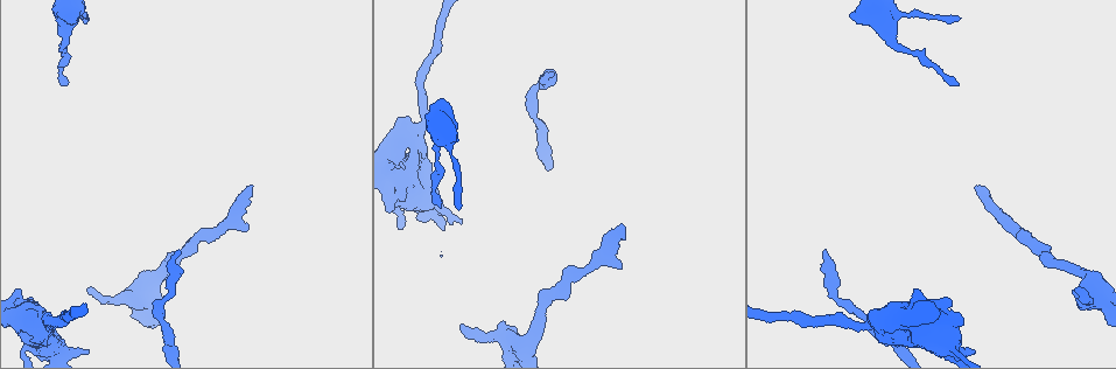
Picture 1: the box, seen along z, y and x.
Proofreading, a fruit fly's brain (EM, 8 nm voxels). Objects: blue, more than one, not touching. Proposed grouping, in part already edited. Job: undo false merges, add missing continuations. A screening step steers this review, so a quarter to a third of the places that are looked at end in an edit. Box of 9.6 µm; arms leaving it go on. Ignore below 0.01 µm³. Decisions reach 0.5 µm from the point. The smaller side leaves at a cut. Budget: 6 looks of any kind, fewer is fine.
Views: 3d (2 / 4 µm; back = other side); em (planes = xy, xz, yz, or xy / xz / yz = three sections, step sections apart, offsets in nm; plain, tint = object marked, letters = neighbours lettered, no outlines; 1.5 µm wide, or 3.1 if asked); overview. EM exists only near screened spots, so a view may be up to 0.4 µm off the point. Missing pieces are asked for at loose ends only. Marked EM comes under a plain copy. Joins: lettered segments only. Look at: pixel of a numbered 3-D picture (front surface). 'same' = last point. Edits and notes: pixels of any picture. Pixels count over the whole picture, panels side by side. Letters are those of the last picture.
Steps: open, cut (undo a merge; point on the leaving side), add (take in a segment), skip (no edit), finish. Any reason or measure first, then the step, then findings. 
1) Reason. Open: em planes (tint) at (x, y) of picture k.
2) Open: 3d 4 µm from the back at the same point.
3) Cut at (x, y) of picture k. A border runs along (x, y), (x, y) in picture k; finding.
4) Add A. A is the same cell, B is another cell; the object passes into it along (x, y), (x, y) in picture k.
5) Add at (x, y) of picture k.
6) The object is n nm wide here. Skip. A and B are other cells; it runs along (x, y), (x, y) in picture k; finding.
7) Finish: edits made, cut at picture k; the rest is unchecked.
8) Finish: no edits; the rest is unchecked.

A narrow waist. Open: 3d 2 µm at (910, 51) of picture 1.

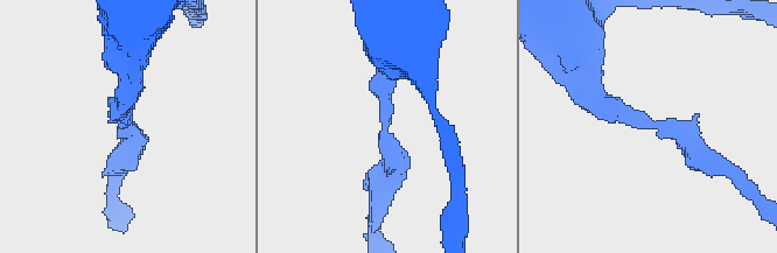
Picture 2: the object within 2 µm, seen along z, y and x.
Shape alone is not enough. Open: em planes (letters) at (125, 116) of picture 2.

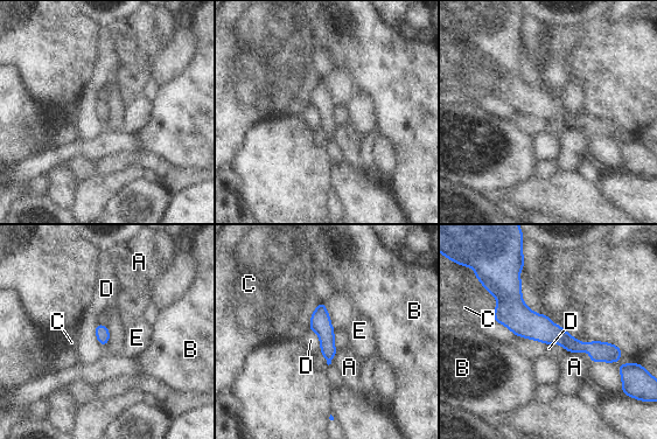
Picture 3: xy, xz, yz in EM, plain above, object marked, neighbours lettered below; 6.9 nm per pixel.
Skip. A, B, C, D and E are other cells; a border runs along (308, 329), (319, 336), (320, 352) in picture 3; one cell here.

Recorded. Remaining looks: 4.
Free end. Open: em planes (letters) at (622, 228) of picture 1.

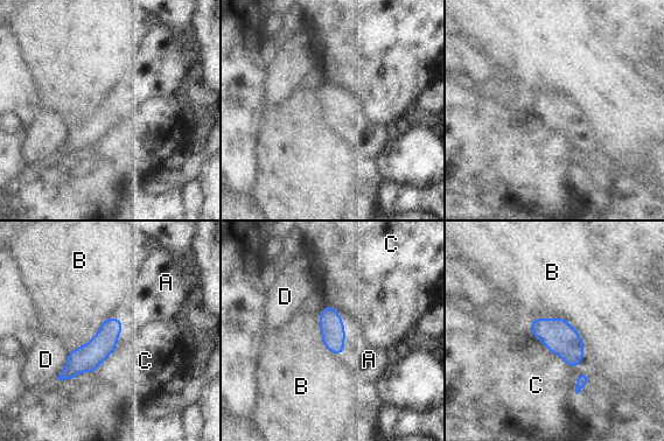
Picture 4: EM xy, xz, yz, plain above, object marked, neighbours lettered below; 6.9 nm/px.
The object is 160 nm wide here. Add A. A is the same cell, B, C and D are other cells; the object passes into it along (332, 327), (342, 344), (369, 359) in picture 4; the cell continues.

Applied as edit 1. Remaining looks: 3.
Thick turns thin. Open: 3d 4 µm at (63, 349) of picture 1.

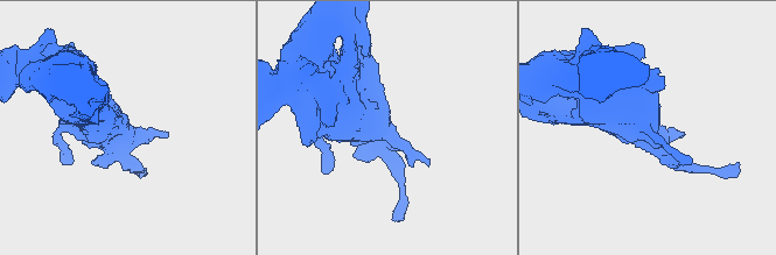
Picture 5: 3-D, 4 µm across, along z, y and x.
Shape alone is not enough. Open: em xy step 4 (tint) at (122, 128) of picture 5.

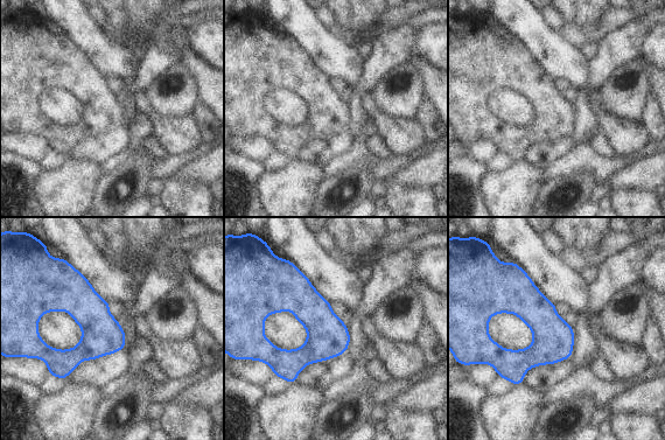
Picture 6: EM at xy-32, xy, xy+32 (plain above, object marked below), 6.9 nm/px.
Open: em planes (letters) at the same point.

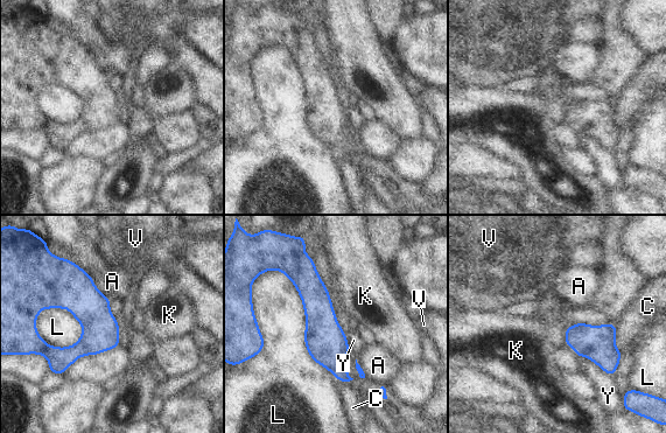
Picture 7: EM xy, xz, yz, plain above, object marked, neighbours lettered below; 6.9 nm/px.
Skip. A, C, K, L, V and Y are other cells; a border runs along (259, 273), (338, 381) in picture 7; continuous, no second cell.

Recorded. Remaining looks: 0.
Finish: edits made, add at picture 4; the rest is unchecked.

